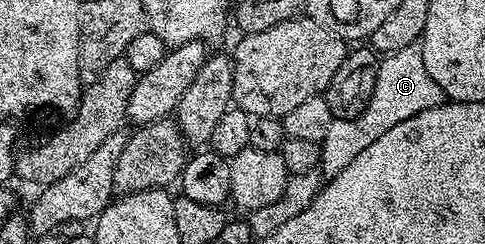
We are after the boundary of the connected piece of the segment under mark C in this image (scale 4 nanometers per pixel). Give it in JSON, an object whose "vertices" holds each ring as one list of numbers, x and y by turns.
{"vertices":[[419,43,406,45,406,49,389,51,380,59,378,81,374,81,374,93,370,93,370,101,366,101,366,109,353,119,333,119,326,137,320,142,319,172,325,180,338,177,358,153,363,153,369,145,374,145,378,137,382,137,394,125,414,117,426,109,434,109,445,102,444,90,426,73,426,65,422,61,422,49]]}

